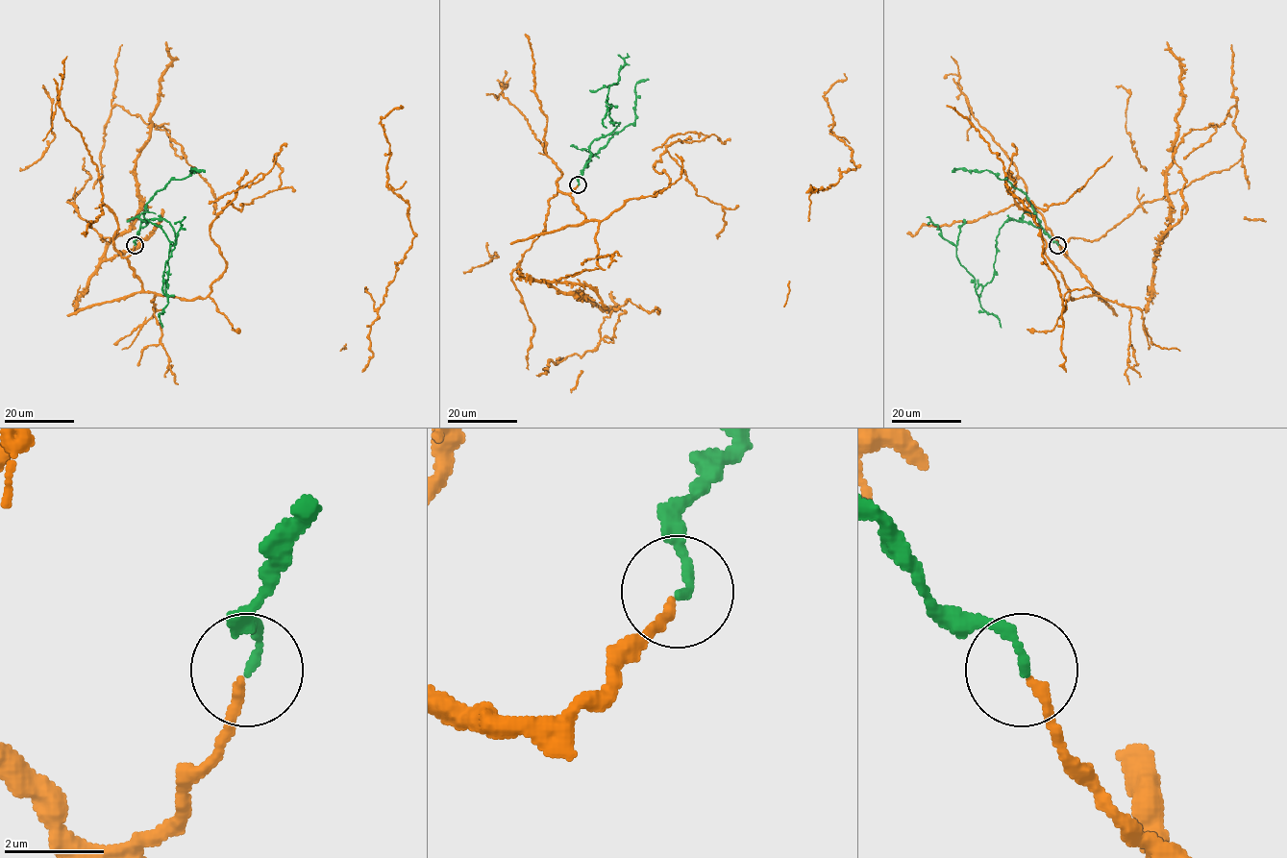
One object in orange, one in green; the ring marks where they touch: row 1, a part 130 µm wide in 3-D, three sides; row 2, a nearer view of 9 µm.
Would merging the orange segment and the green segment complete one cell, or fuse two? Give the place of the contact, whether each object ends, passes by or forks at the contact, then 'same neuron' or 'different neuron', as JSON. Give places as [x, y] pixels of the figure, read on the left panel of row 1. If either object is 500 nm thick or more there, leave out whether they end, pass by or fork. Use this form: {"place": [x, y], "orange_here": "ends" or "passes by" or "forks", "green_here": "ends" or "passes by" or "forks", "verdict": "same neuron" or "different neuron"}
{"place": [135, 245], "orange_here": "ends", "green_here": "ends", "verdict": "same neuron"}

